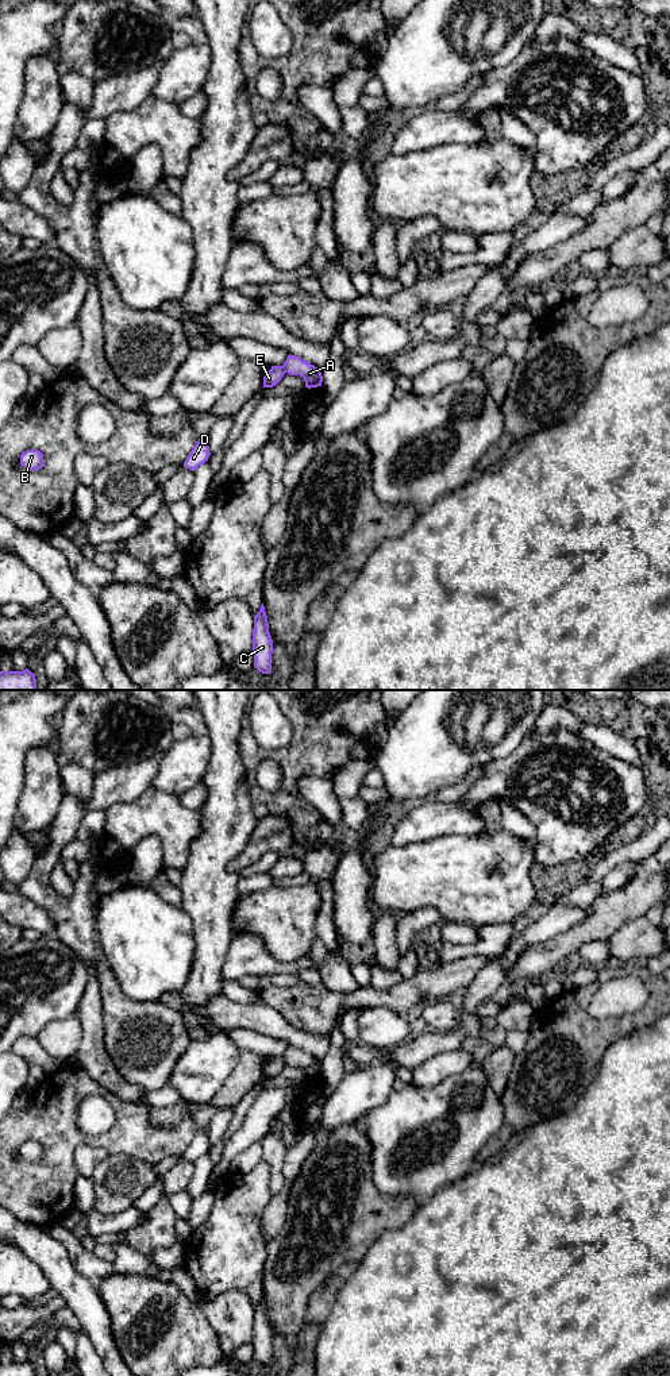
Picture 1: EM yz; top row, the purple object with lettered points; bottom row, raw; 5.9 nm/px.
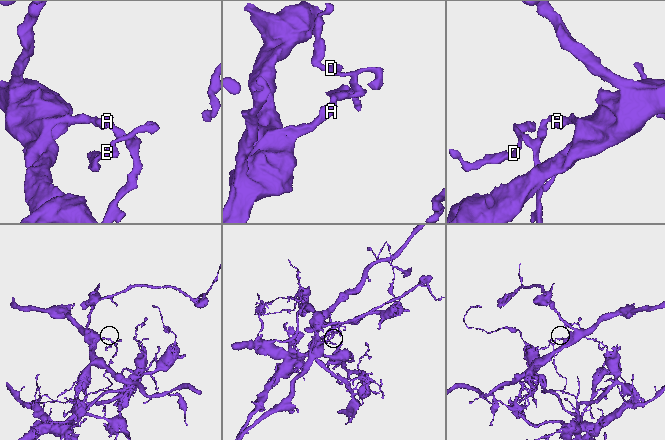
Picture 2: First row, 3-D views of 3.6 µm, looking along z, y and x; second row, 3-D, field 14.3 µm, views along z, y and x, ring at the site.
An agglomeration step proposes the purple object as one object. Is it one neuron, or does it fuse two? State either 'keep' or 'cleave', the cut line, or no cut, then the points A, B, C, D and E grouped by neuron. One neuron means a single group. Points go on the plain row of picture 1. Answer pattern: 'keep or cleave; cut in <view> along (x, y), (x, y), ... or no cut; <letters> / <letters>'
cleave; cut in yz along (282, 1056), (285, 1063); A / B C D E

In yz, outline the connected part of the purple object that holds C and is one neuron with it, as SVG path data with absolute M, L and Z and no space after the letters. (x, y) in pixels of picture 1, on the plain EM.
M263 1295L254 1307L253 1346L254 1358L262 1365L272 1364L273 1331L269 1323L267 1307Z

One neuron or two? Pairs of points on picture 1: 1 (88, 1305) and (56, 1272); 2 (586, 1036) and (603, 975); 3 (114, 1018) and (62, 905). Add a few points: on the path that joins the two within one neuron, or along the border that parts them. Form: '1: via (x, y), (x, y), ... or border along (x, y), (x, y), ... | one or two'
1: via (80, 1297), (64, 1280) | one
2: via (581, 1021), (581, 998), (589, 990) | one
3: via (110, 990), (100, 962), (88, 949), (79, 933) | one

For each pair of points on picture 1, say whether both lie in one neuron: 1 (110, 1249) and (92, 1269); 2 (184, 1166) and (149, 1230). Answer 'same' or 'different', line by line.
1: different
2: same

